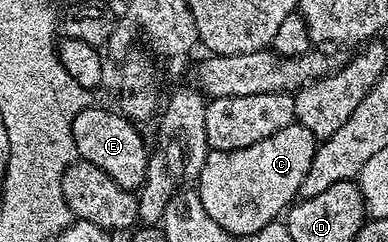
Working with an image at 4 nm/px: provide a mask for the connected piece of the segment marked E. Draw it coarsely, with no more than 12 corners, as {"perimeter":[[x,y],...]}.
{"perimeter":[[121,112],[77,113],[70,136],[81,160],[137,191],[151,150]]}

